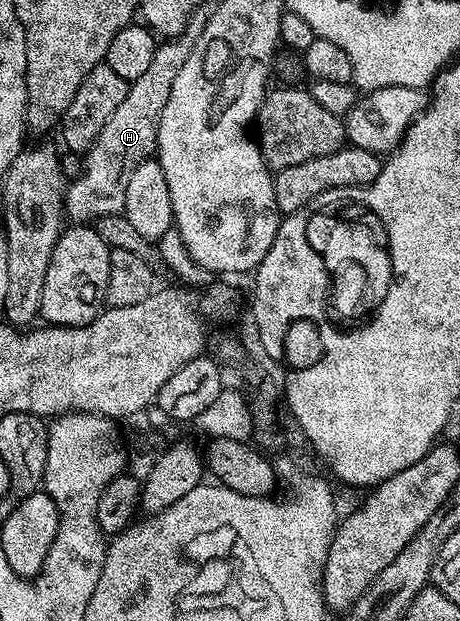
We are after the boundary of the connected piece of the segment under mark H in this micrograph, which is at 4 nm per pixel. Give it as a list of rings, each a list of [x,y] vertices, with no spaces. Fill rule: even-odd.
[[[185,32],[157,45],[154,60],[150,60],[150,68],[146,68],[138,80],[131,82],[126,100],[118,104],[114,116],[106,120],[106,128],[102,128],[98,140],[94,140],[87,150],[83,159],[83,177],[77,178],[67,187],[64,208],[69,219],[86,224],[96,218],[123,211],[130,172],[155,155],[162,108],[166,108],[166,100],[170,100],[170,88],[174,88],[174,80],[182,64],[186,64],[186,56],[190,56],[195,43],[196,34]]]

